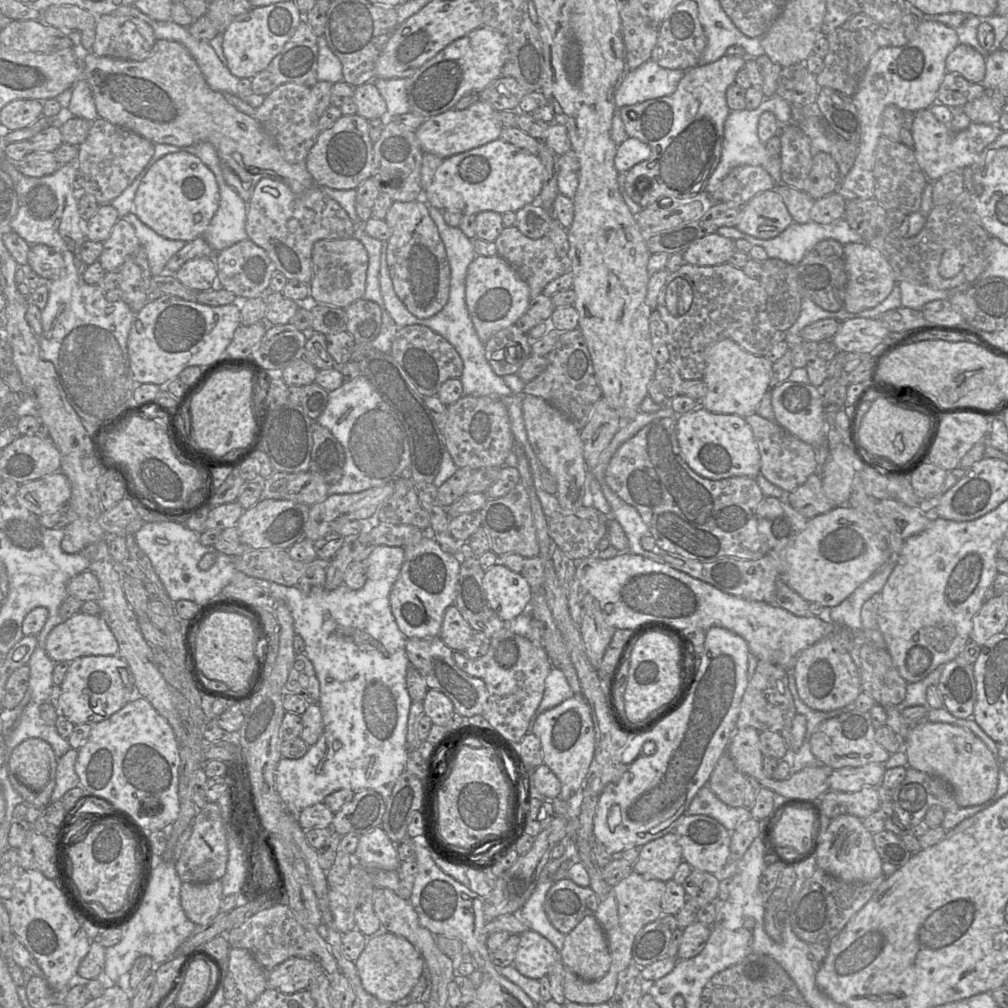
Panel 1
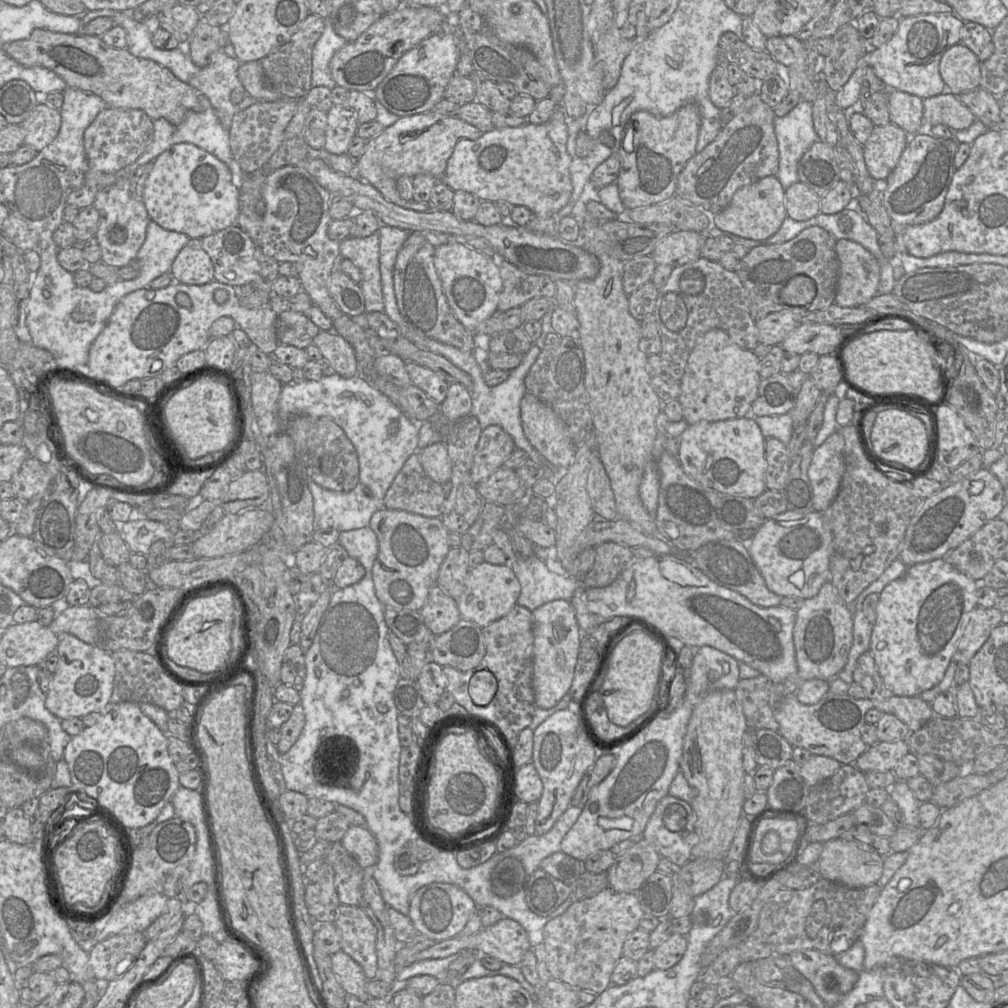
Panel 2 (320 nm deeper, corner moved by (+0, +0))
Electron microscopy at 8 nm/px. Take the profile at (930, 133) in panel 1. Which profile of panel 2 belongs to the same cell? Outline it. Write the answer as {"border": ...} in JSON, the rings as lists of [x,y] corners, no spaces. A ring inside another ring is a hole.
{"border":[[[889,89],[890,122],[903,129],[909,136],[924,128],[923,99],[918,96]]]}

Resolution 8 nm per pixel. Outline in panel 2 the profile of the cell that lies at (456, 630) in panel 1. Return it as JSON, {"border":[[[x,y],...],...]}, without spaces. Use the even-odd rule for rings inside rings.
{"border":[[[437,584],[431,588],[420,613],[433,635],[450,630],[462,618],[456,600]]]}

